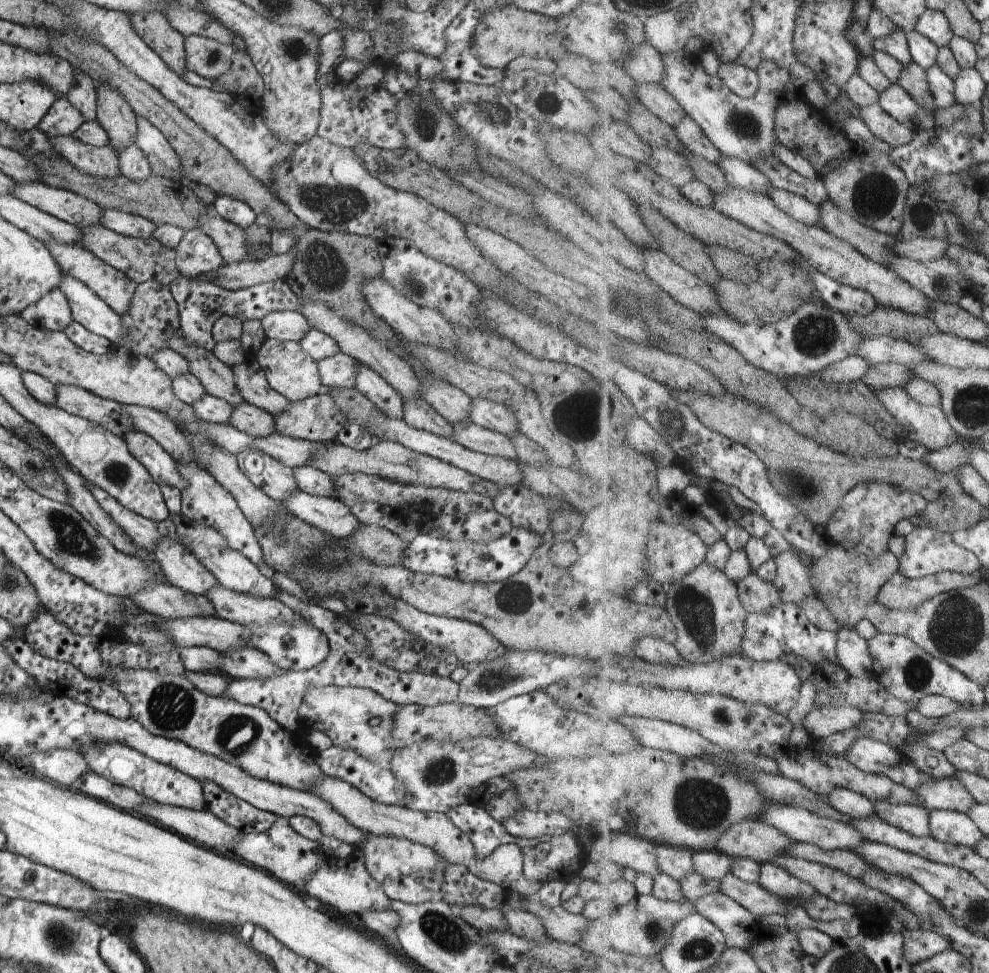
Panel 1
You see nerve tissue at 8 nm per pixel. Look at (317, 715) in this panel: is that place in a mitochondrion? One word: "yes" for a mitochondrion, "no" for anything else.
no

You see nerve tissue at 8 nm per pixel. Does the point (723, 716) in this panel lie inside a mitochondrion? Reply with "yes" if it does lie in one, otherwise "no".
yes

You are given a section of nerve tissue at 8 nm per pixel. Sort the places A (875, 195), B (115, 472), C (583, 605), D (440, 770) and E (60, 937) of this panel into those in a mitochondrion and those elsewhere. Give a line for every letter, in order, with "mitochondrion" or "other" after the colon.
A: mitochondrion
B: mitochondrion
C: other
D: mitochondrion
E: mitochondrion

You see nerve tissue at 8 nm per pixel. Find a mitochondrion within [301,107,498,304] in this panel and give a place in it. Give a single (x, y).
(411, 282)

